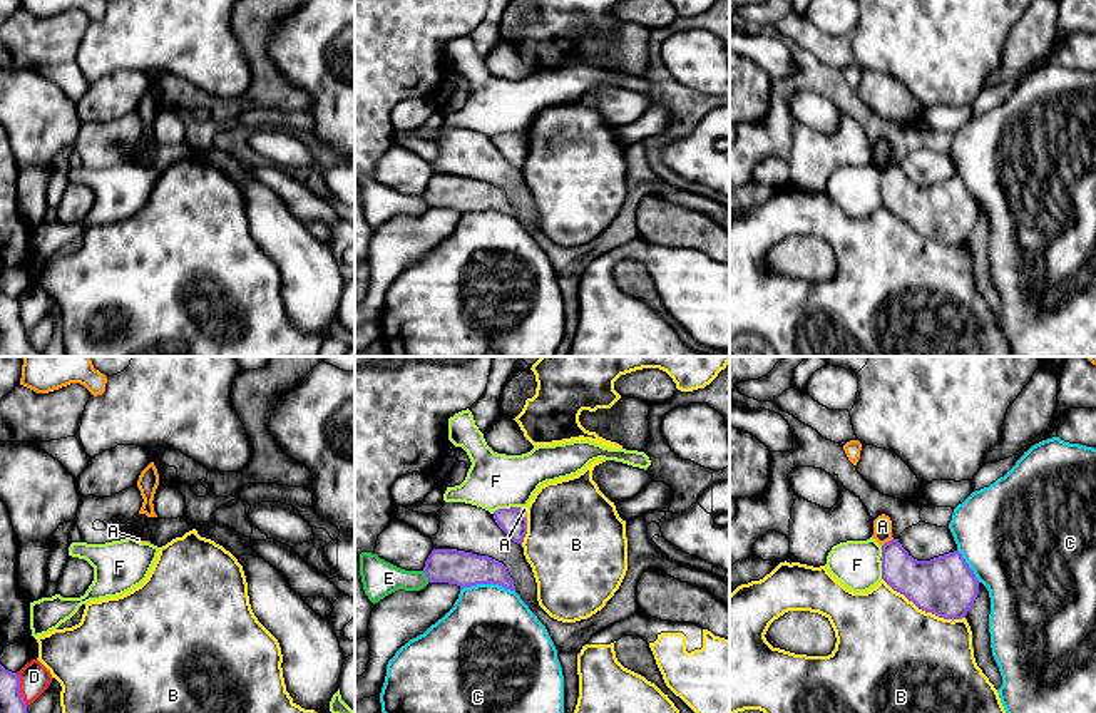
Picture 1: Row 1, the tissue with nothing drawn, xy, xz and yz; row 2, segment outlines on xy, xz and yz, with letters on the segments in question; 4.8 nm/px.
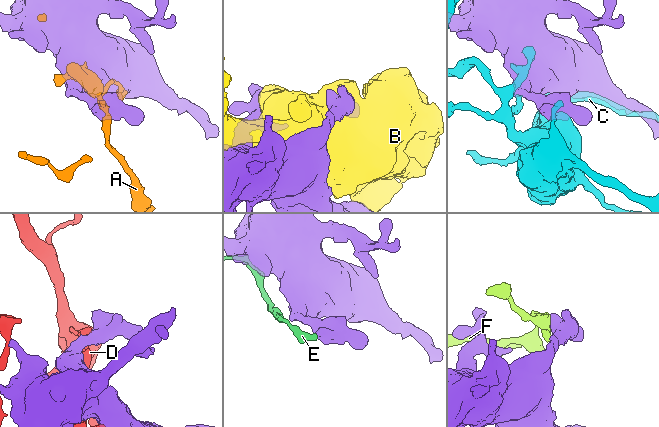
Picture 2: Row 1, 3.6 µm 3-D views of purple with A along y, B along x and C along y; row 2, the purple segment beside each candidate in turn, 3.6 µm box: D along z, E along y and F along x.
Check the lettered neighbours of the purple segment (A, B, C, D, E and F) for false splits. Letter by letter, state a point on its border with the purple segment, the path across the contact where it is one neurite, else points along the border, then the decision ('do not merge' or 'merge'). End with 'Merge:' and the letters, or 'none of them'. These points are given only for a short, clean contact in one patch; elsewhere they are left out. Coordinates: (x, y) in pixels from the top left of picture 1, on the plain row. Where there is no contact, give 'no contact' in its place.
A: meets purple in yz at (889, 166); border along yz (892, 163), (882, 171); do not merge
B: meets purple in yz at (924, 235); do not merge
C: meets purple in xz at (487, 208); do not merge
D: meets purple in xy at (19, 315); do not merge
E: meets purple in xz at (425, 200); do not merge
F: meets purple in yz at (882, 188); do not merge
Merge: none of them

